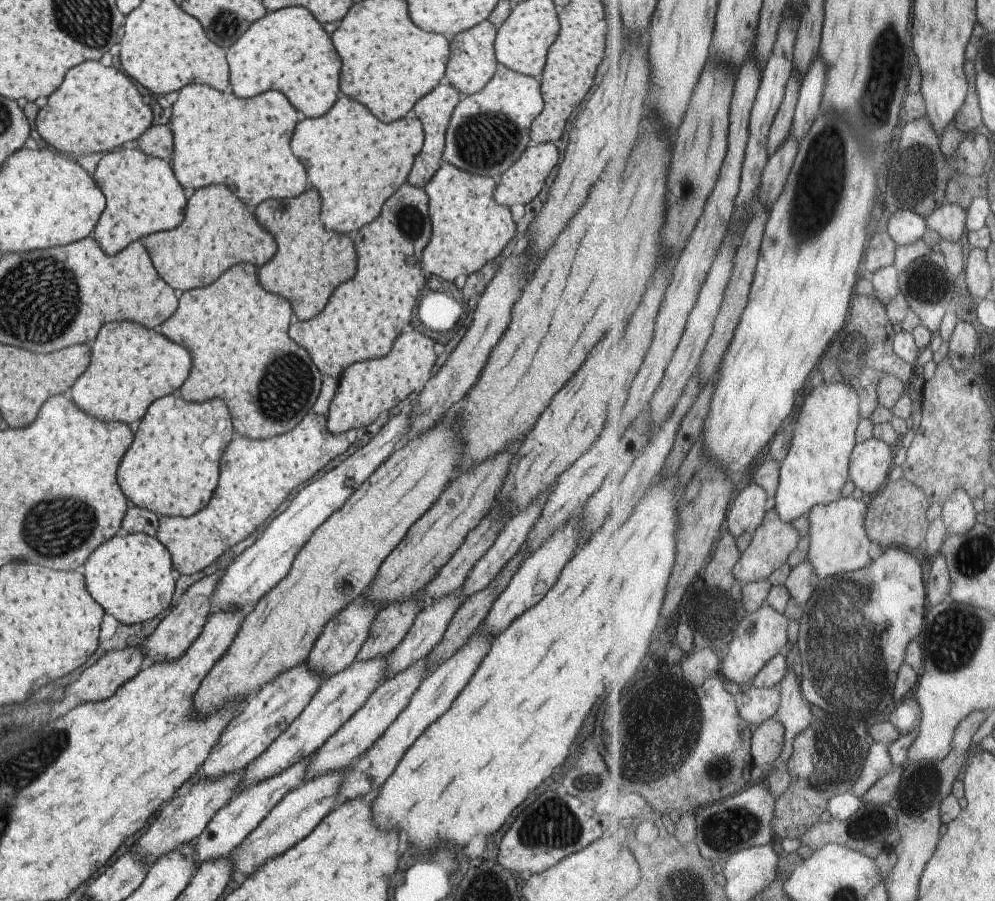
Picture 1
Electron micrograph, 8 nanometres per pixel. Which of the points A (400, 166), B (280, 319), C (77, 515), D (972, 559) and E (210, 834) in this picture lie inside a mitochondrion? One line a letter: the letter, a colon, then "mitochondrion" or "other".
A: other
B: other
C: mitochondrion
D: mitochondrion
E: other

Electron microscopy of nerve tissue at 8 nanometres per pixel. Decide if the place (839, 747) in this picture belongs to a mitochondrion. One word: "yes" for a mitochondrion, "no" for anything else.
yes

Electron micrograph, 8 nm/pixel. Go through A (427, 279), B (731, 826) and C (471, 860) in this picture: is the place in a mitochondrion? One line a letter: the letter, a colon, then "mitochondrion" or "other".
A: other
B: mitochondrion
C: other

